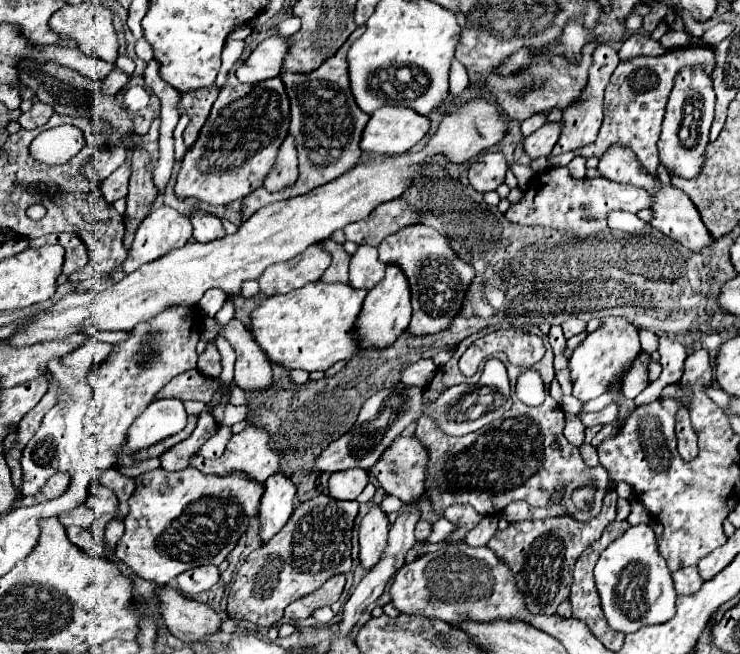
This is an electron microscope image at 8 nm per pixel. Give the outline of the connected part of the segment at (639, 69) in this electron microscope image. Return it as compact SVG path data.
M683 47L683 49L671 51L663 57L635 57L631 61L619 63L619 67L611 75L611 81L605 89L605 119L603 119L597 141L575 153L565 153L565 155L555 155L555 157L549 155L547 157L549 165L565 167L577 155L583 155L587 159L589 157L599 159L607 151L607 147L611 147L613 143L621 143L621 145L633 149L633 153L637 155L637 159L641 161L641 165L647 171L655 173L657 165L659 165L657 139L659 139L659 131L661 131L665 103L667 103L669 91L673 87L673 77L685 65L701 65L701 67L705 67L707 75L711 75L713 63L715 63L715 59L713 59L711 49L693 49L693 47Z

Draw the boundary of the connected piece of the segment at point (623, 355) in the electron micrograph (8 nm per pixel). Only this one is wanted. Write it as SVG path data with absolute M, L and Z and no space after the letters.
M603 317L603 327L589 333L587 339L573 351L573 357L569 359L573 397L577 397L581 403L599 397L609 389L609 383L623 371L623 367L631 363L639 353L641 345L637 329L623 317Z

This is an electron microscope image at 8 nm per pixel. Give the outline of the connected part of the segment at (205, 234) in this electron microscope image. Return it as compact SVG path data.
M209 213L191 215L191 223L193 223L193 239L199 243L209 243L225 237L225 229L221 221Z

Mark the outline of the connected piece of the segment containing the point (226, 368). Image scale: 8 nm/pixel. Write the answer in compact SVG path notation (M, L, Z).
M217 337L215 339L217 341L217 349L219 349L219 353L221 353L221 365L223 365L223 371L221 371L221 379L225 379L225 383L231 383L233 381L233 363L235 363L235 351L233 351L233 347L225 341L225 339L221 339L221 337Z

